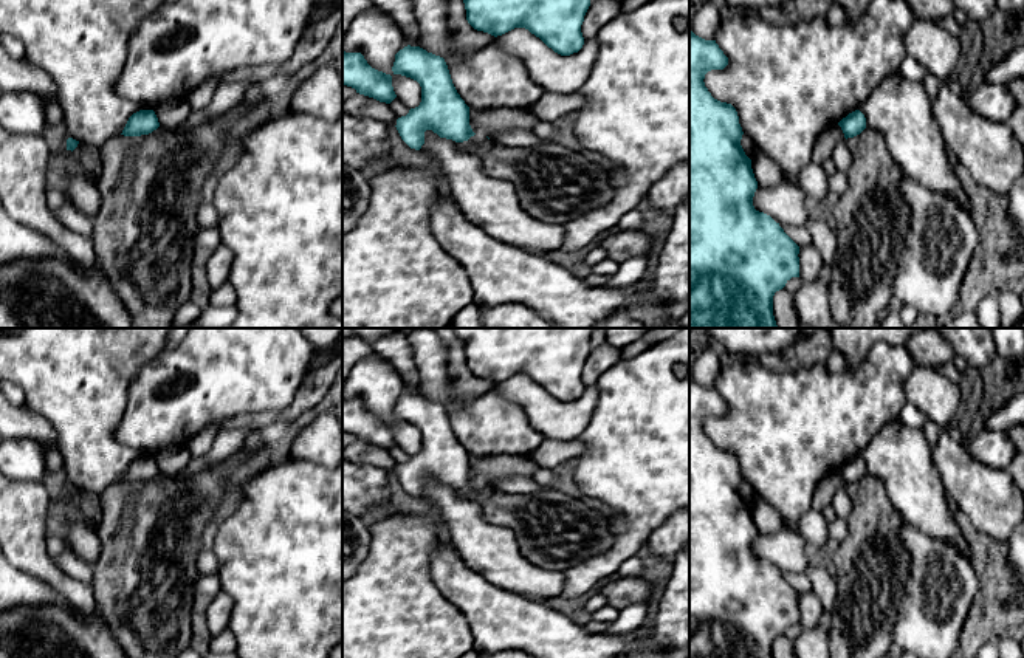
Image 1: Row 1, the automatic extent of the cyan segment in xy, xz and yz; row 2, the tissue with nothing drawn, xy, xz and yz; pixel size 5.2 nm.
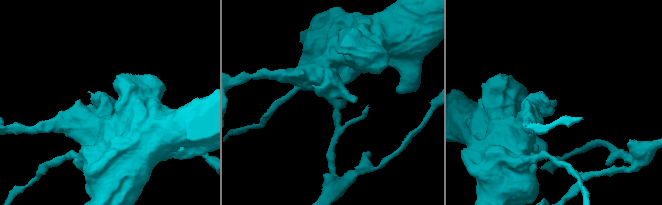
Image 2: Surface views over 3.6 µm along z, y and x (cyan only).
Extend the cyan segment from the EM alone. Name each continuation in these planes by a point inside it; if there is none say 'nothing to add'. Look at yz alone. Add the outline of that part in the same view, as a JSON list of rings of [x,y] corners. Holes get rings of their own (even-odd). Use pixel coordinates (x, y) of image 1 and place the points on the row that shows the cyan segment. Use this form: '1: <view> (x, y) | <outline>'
nothing to add

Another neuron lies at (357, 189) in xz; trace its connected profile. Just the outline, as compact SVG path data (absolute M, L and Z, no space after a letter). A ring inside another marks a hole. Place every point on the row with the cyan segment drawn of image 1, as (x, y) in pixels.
M342 163L342 234L352 231L370 200L370 178L364 170Z

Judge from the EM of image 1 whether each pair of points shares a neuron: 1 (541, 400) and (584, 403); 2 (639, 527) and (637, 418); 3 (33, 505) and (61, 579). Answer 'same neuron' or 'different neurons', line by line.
1: same neuron
2: same neuron
3: same neuron

